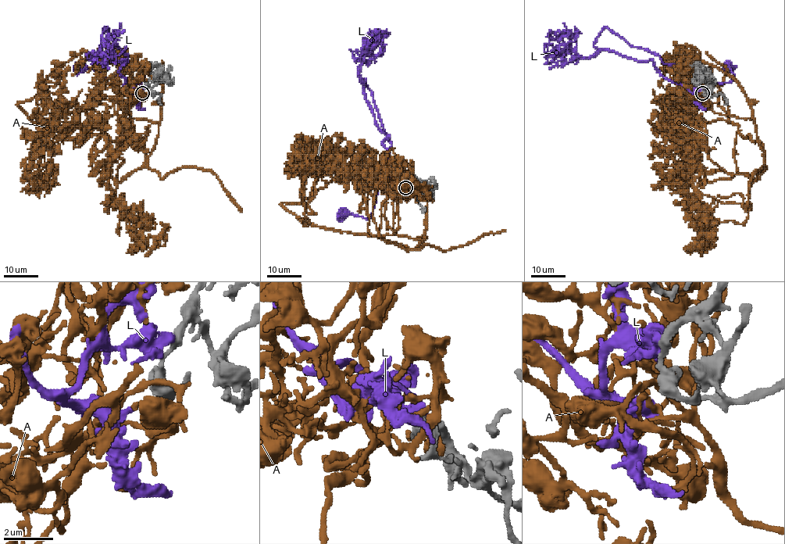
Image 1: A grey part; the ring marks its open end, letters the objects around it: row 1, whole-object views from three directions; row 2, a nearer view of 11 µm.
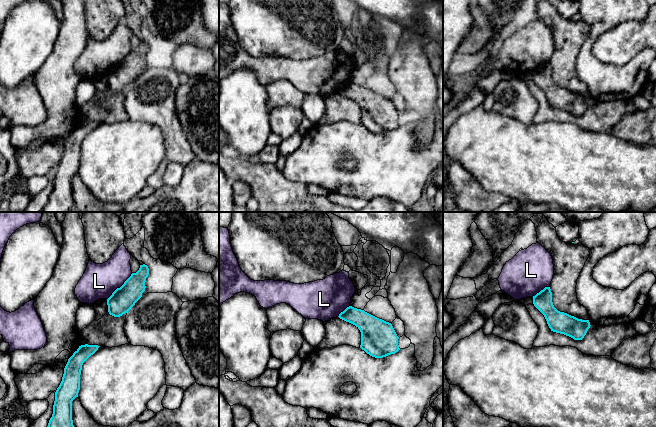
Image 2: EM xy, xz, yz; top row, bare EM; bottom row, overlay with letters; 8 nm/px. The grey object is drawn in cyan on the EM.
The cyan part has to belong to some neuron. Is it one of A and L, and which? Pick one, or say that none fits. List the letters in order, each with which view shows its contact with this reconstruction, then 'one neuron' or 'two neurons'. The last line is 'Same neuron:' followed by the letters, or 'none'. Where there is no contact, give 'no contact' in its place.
A: no contact; one neuron
L: contact in xy; two neurons
Same neuron: A

